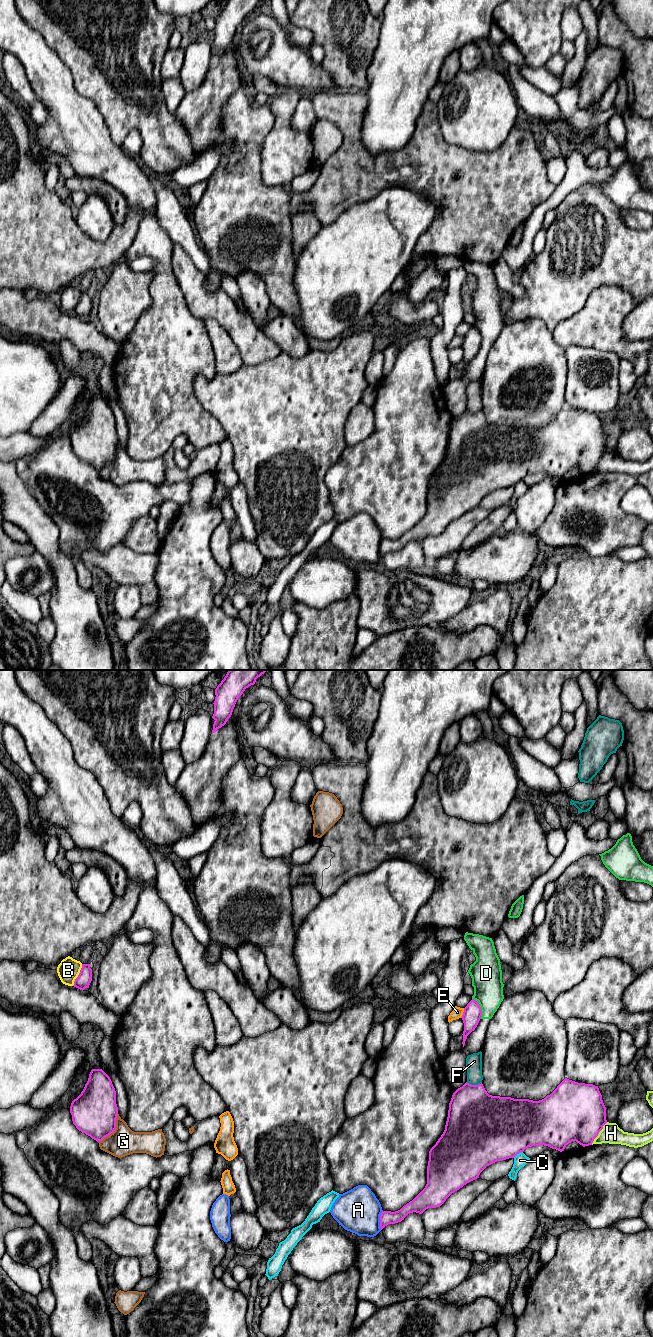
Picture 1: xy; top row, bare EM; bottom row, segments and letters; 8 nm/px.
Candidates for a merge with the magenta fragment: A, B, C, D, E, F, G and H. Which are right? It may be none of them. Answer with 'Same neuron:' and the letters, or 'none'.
Same neuron: none

